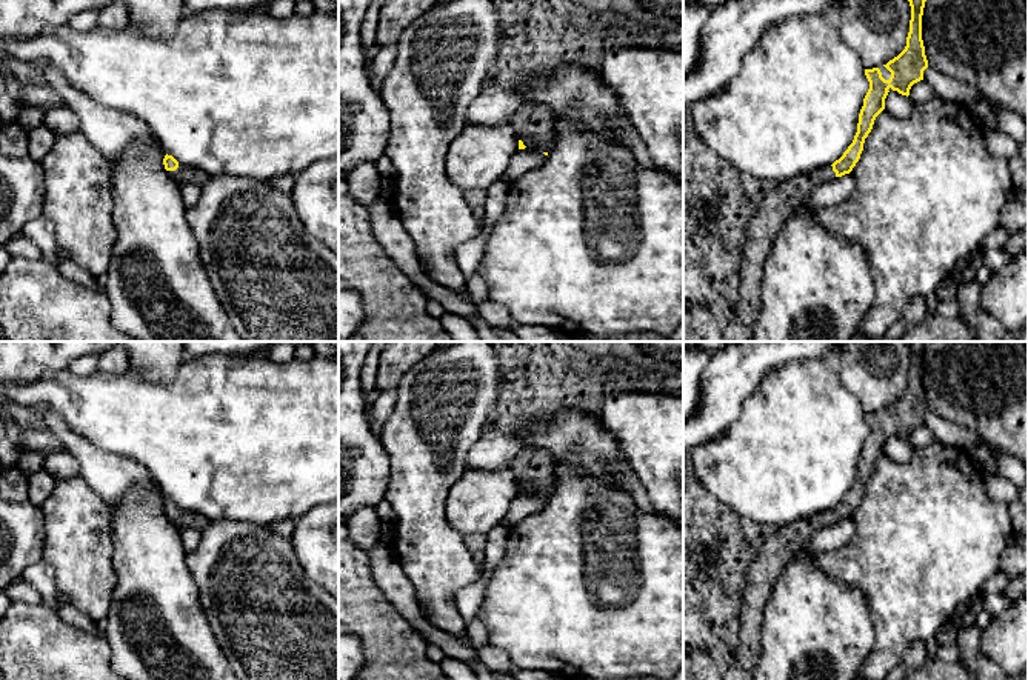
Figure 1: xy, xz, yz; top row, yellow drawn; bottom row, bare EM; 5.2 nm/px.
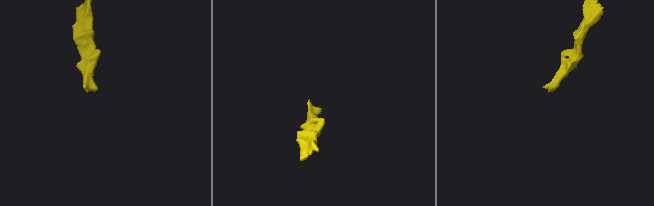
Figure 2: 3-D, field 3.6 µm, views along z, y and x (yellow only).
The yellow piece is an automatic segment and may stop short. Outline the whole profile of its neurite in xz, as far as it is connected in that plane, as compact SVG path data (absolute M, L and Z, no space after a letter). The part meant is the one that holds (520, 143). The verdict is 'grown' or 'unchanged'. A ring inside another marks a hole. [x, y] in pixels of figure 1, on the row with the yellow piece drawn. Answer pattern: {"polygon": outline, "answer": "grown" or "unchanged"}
{"polygon": "M523 103L509 125L519 138L519 149L532 146L548 155L557 138L552 112L539 103Z", "answer": "grown"}

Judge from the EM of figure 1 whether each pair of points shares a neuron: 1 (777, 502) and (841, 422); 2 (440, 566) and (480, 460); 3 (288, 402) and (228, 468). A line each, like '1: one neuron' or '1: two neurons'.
1: one neuron
2: two neurons
3: one neuron

